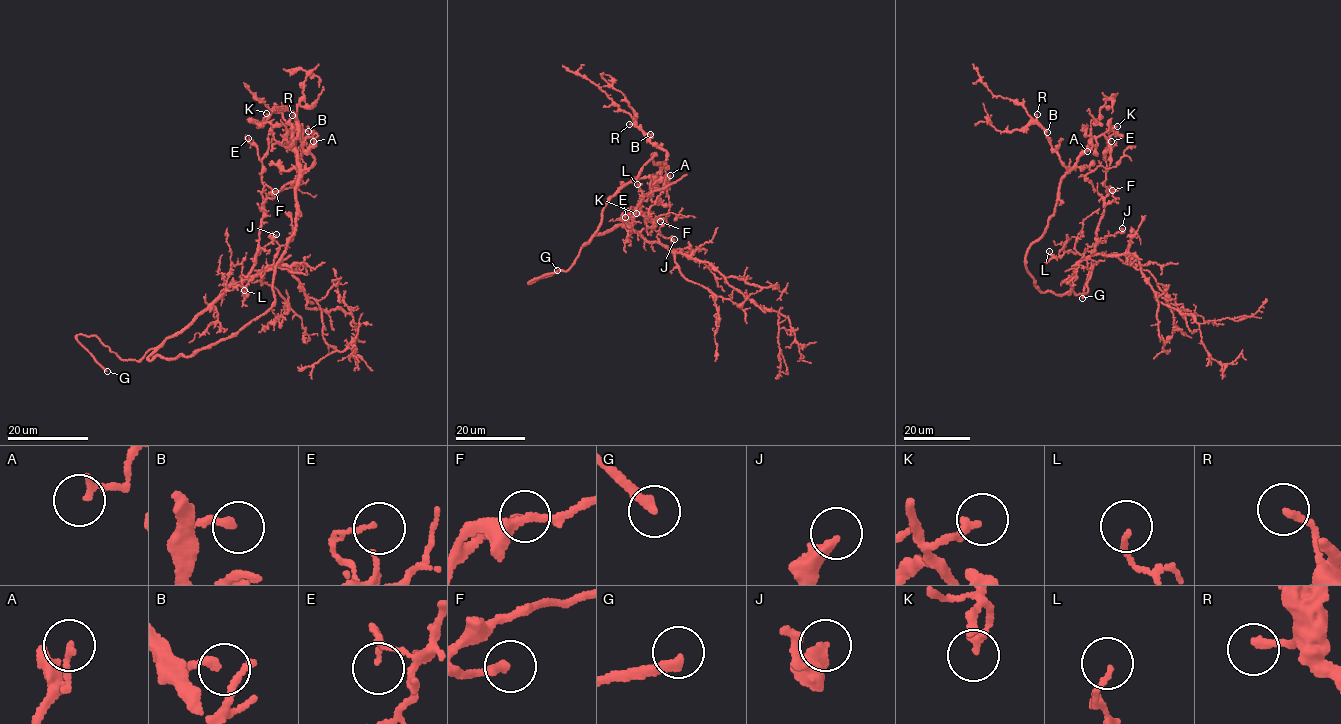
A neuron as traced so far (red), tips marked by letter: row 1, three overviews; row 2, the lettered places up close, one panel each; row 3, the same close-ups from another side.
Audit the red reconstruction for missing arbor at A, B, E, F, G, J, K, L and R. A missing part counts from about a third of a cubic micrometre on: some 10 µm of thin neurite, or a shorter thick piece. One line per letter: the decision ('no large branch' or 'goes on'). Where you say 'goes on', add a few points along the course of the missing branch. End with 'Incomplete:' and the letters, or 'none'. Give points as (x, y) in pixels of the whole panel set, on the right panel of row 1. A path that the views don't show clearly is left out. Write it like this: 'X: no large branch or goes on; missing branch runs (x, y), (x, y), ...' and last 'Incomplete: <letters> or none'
A: no large branch
B: no large branch
E: no large branch
F: goes on; missing branch runs (1112, 190), (1113, 176), (1121, 175)
G: goes on
J: no large branch
K: no large branch
L: no large branch
R: no large branch
Incomplete: F, G

